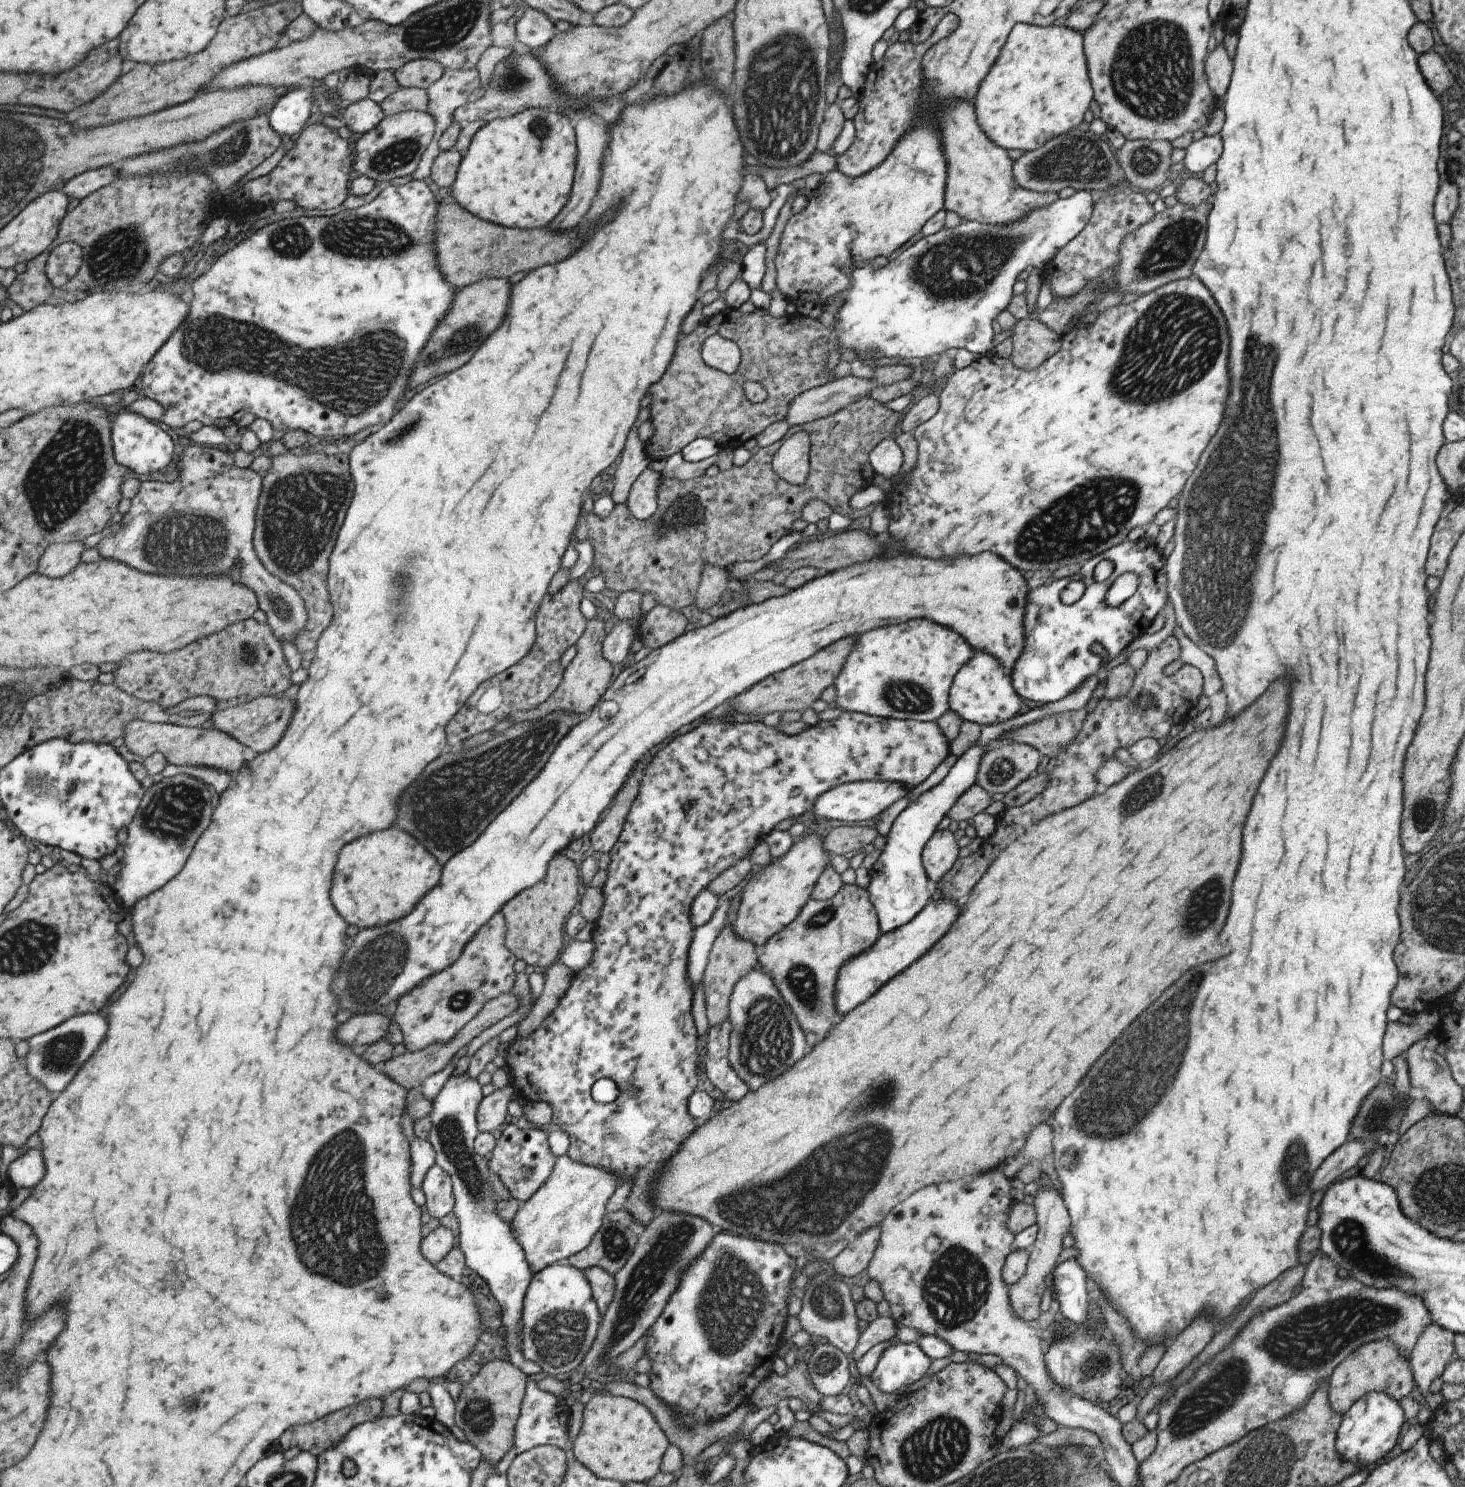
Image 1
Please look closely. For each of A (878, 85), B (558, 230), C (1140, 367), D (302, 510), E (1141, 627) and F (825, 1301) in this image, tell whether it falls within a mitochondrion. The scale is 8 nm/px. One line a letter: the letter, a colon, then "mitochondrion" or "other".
A: other
B: other
C: mitochondrion
D: mitochondrion
E: other
F: mitochondrion

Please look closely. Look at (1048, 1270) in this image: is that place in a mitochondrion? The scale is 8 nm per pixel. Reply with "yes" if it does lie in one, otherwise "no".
no

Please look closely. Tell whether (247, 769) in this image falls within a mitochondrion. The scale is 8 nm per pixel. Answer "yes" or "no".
no

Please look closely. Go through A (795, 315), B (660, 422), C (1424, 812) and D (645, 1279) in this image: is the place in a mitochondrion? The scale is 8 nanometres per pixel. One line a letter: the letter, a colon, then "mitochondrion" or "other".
A: other
B: other
C: mitochondrion
D: mitochondrion

